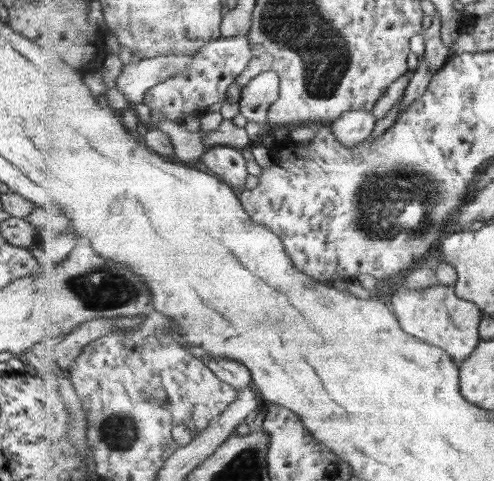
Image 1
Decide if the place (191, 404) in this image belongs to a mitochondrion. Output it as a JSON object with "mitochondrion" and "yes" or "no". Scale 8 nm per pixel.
{"mitochondrion":"no"}

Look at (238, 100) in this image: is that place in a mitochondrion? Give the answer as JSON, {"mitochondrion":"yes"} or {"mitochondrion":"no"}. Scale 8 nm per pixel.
{"mitochondrion":"no"}

